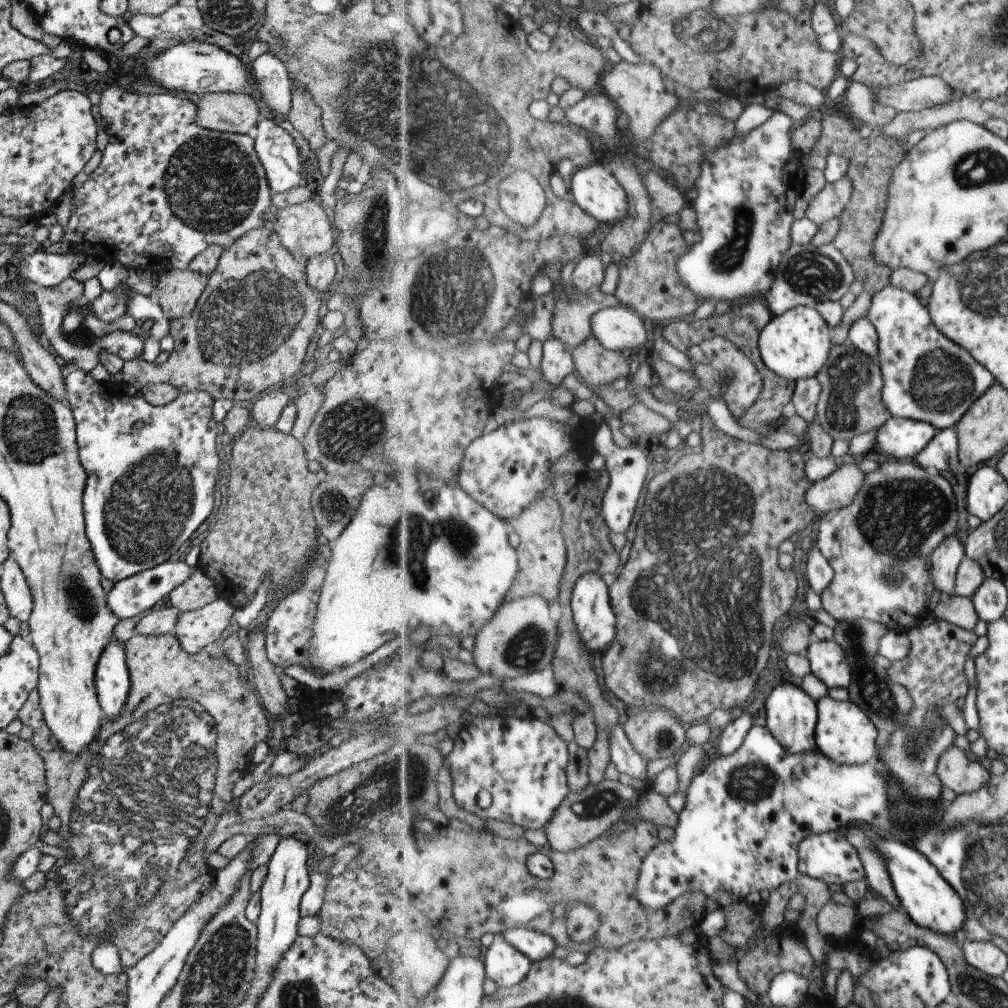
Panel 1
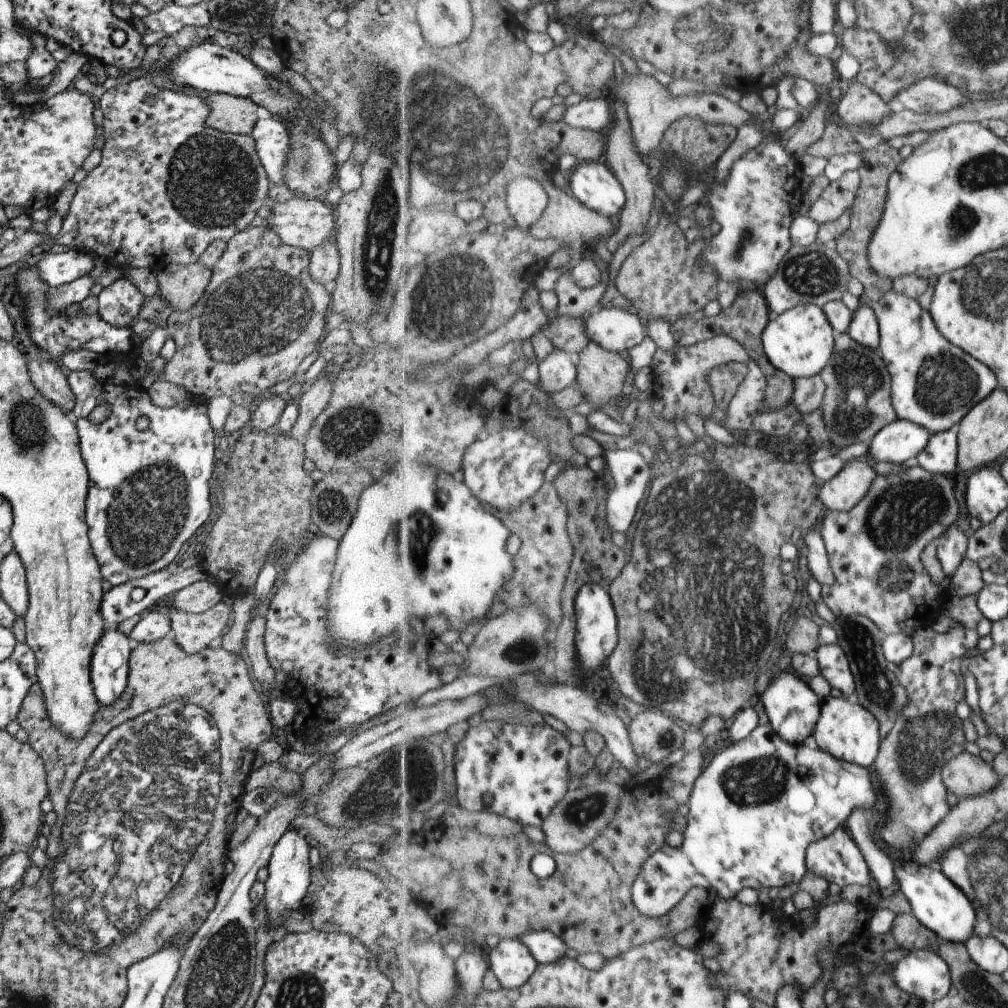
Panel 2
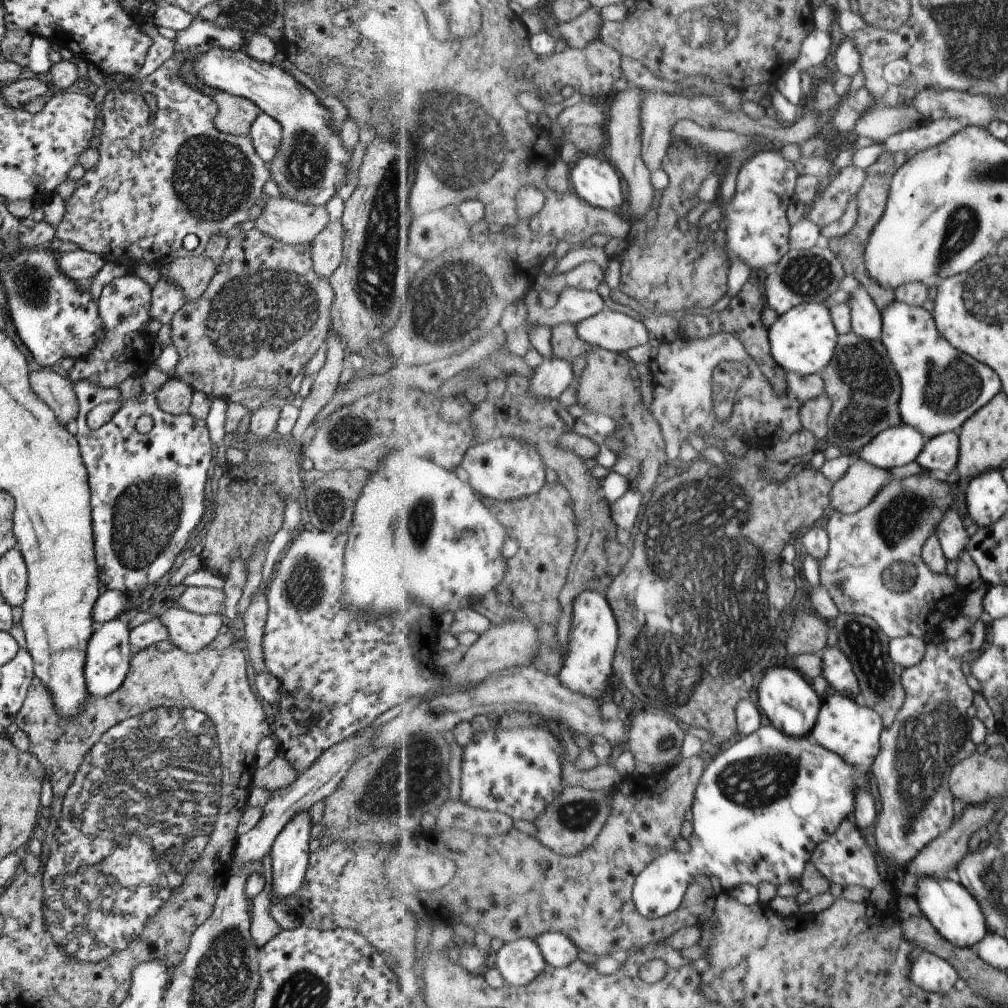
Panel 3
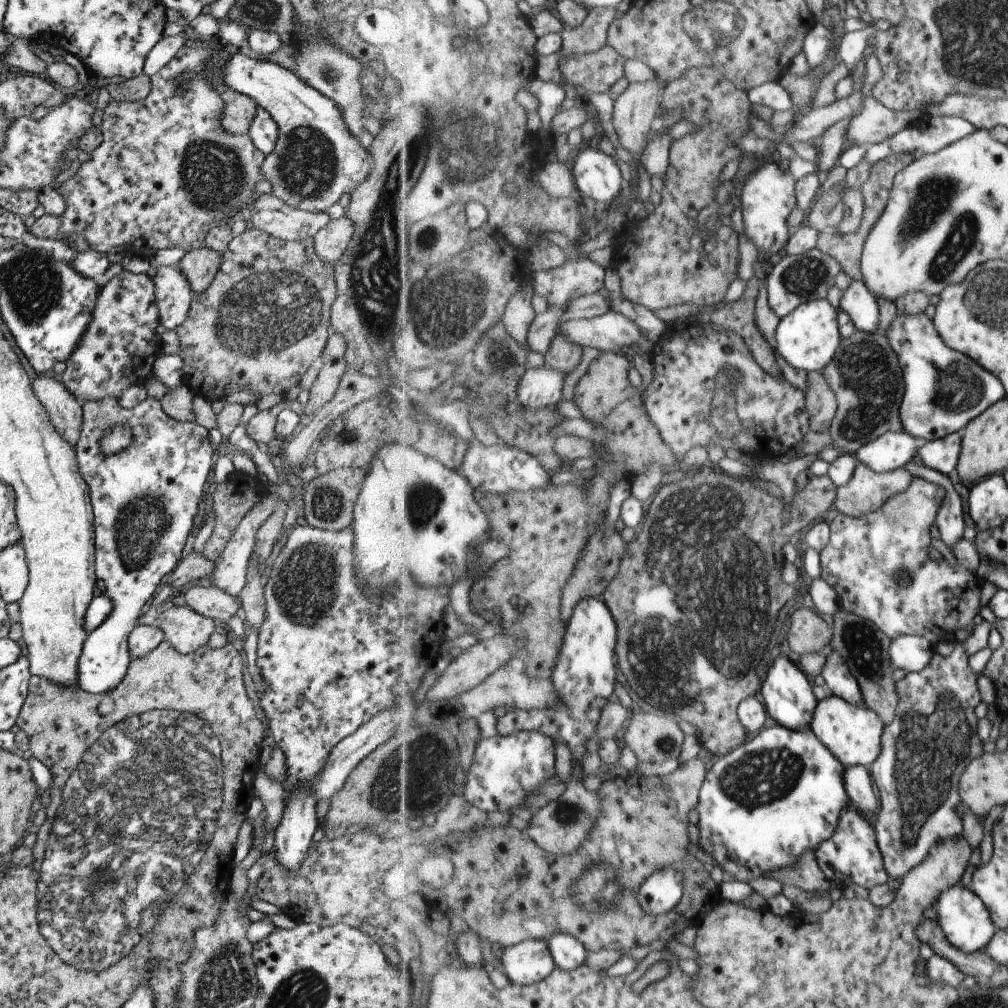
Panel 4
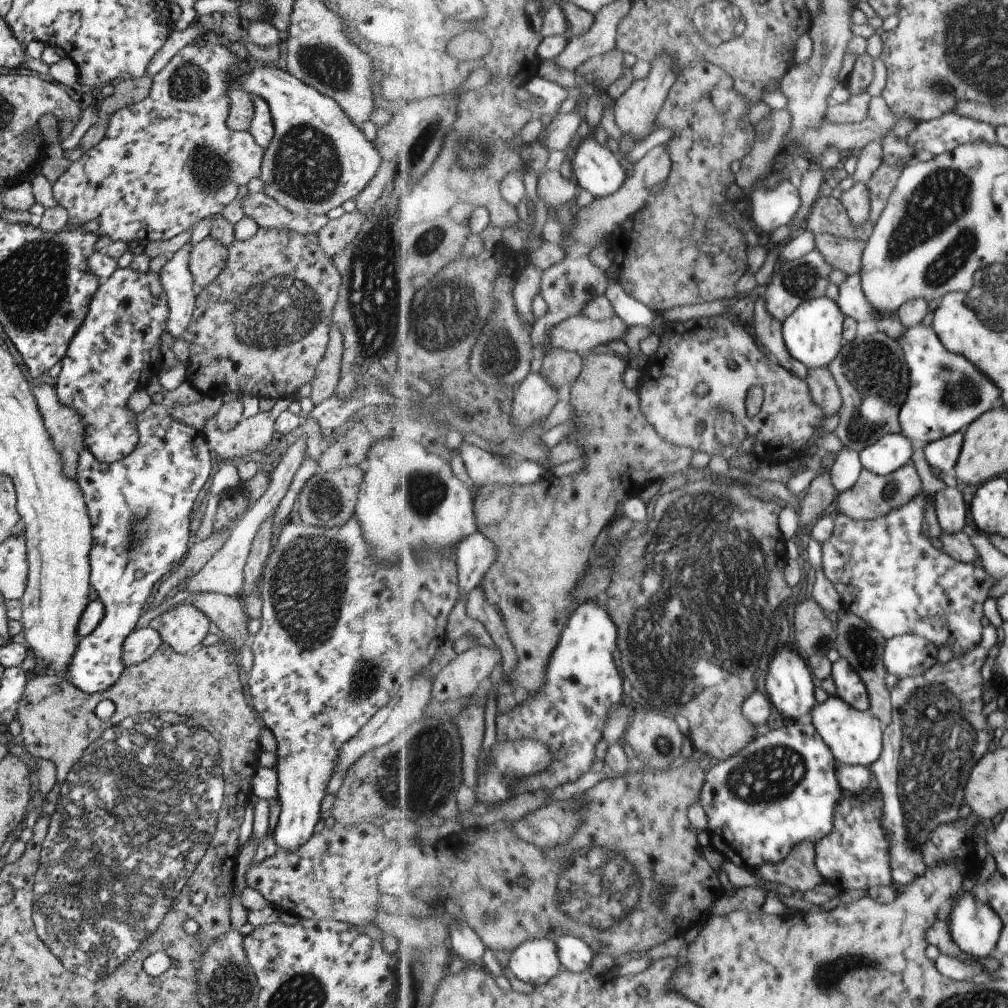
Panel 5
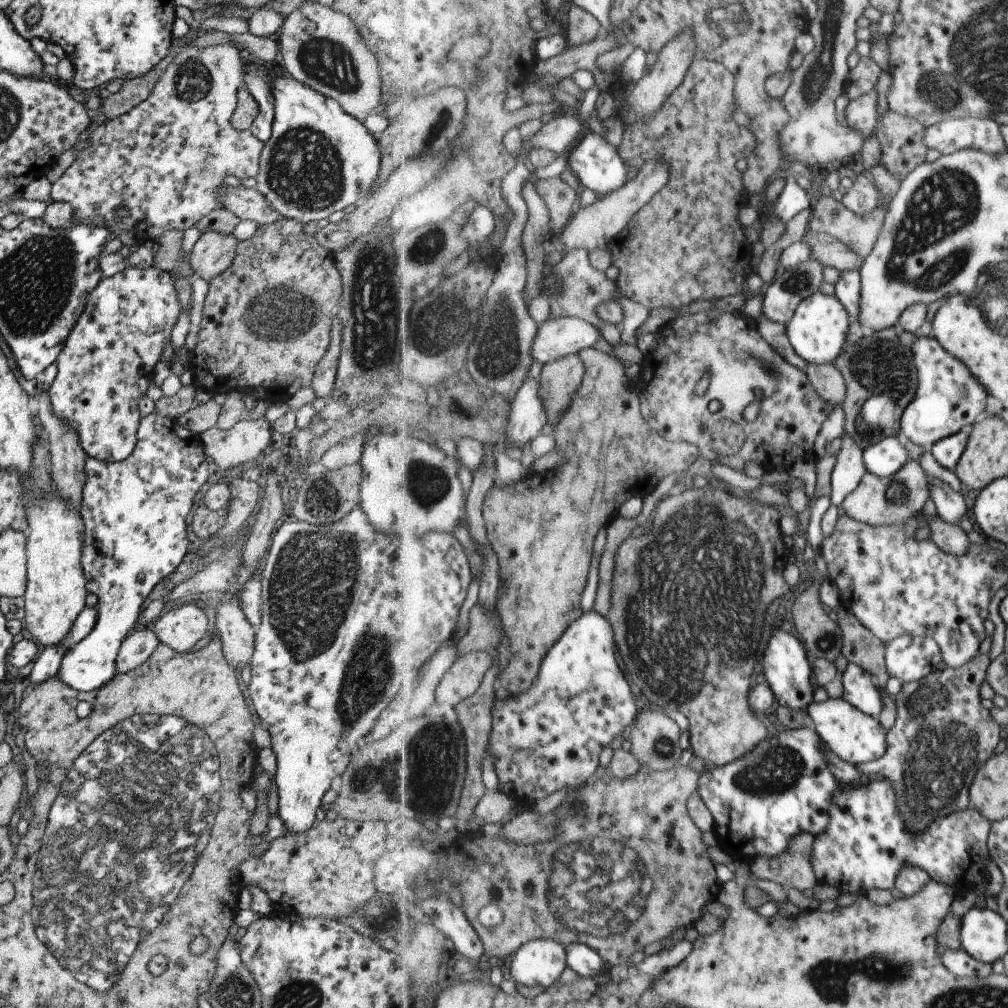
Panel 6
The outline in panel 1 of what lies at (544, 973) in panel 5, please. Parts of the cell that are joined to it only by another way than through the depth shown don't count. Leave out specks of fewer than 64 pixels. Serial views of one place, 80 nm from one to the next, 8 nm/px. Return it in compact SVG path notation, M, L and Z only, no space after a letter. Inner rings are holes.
M495 935L494 943L484 951L487 974L499 987L512 988L527 980L535 961L504 935Z

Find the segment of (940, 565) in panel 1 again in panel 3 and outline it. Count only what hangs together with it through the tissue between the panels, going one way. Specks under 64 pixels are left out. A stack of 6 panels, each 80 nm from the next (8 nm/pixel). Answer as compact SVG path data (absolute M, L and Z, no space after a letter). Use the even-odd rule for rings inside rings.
M955 504L939 524L938 536L946 558L958 562L962 553L968 548L972 537L968 534L962 514Z

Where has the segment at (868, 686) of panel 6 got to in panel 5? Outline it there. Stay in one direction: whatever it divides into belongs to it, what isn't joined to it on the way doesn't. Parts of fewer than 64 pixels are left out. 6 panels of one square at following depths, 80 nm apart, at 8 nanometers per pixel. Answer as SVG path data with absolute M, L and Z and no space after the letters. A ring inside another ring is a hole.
M840 658L835 662L833 676L838 683L840 697L858 710L872 712L871 690L864 677L847 658Z

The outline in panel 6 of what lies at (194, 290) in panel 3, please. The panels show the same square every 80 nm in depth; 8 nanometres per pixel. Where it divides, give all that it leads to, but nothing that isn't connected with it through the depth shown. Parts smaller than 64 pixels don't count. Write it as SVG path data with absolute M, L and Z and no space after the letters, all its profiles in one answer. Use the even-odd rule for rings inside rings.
M213 230L204 231L189 254L194 277L210 282L211 278L224 272L232 264L239 242L232 233L225 235Z

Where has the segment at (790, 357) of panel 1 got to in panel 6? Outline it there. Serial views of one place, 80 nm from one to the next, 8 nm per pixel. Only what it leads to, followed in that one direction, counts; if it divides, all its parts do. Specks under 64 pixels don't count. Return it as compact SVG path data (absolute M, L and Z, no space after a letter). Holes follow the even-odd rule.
M818 292L799 306L797 315L787 324L794 348L809 363L823 365L834 363L843 353L849 342L852 318L848 307L838 298L838 295L828 295Z

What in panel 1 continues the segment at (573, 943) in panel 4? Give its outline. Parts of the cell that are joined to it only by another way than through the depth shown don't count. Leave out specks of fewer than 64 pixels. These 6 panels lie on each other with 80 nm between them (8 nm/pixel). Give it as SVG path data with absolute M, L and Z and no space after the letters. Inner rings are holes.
M516 927L504 935L534 961L543 961L556 952L559 944L552 935L527 927Z

